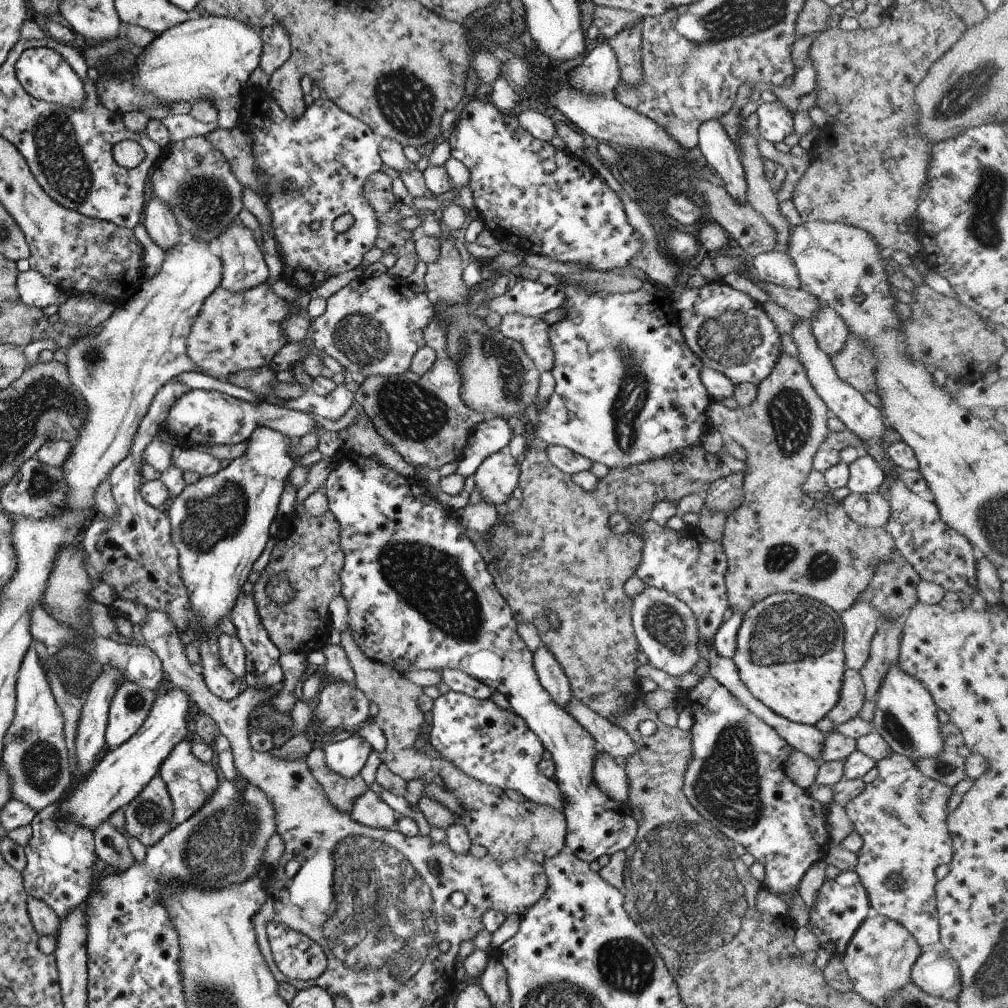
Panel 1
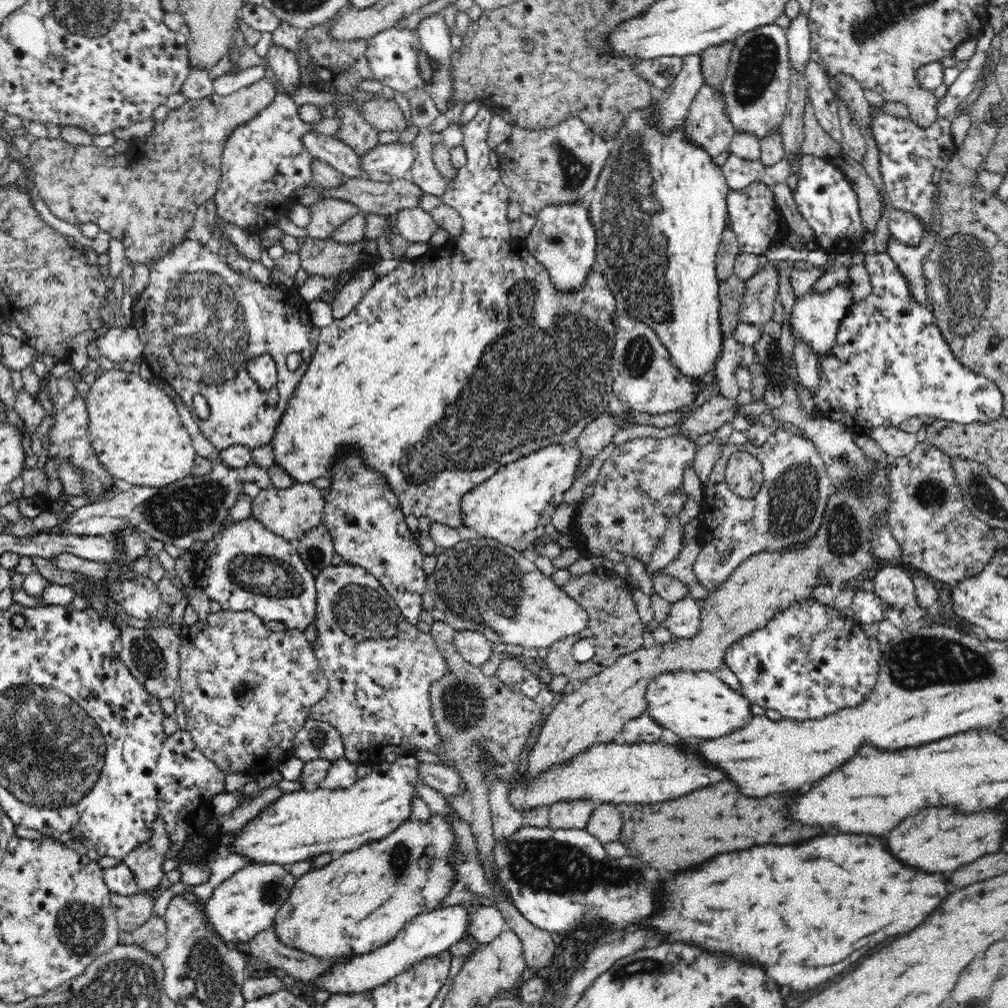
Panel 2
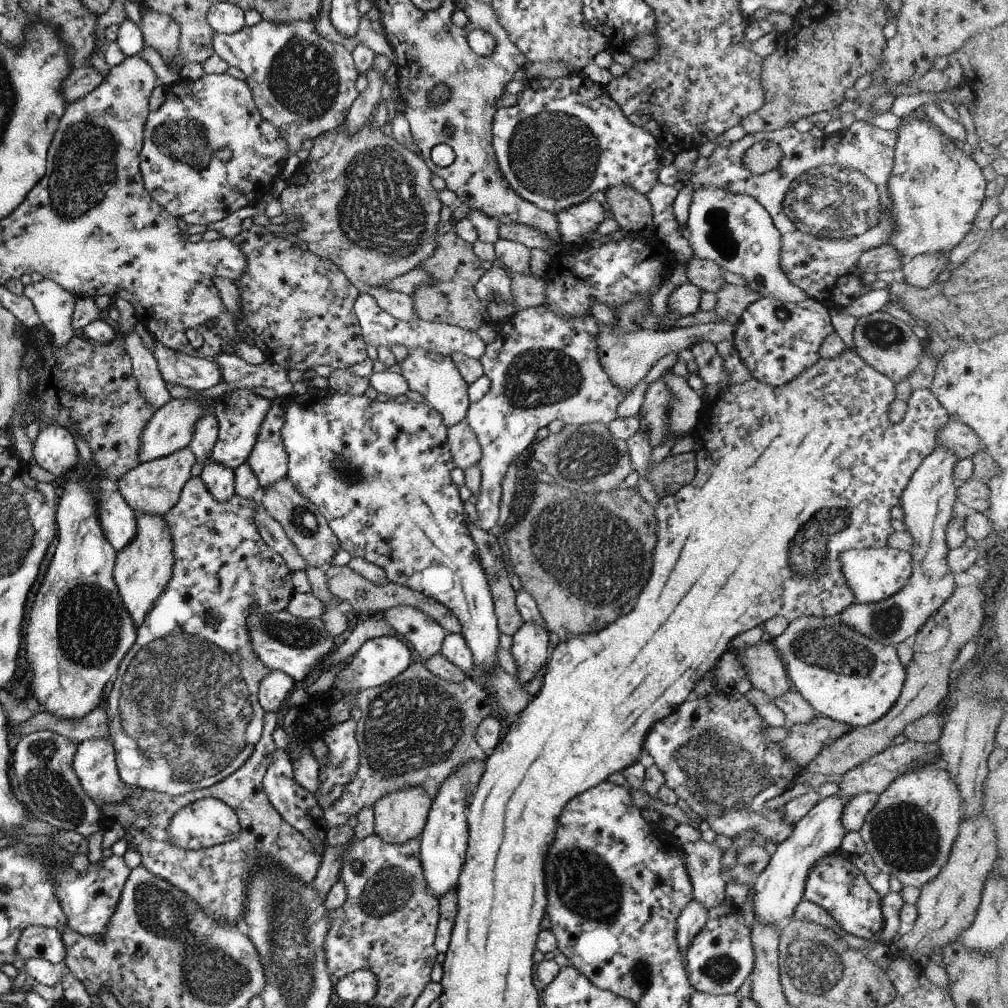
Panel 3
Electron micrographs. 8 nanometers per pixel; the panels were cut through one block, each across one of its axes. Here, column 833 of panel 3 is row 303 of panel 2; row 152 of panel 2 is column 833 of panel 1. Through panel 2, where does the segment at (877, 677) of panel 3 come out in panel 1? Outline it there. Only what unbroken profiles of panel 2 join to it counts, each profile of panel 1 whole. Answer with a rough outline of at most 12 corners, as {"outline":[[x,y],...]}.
{"outline":[[775,593],[742,616],[730,658],[779,716],[838,701],[840,615]]}

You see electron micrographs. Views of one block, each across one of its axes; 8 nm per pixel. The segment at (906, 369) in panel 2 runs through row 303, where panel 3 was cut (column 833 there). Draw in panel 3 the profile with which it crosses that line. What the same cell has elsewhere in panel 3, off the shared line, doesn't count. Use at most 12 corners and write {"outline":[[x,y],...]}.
{"outline":[[821,858],[803,897],[863,940],[882,930],[881,898],[851,858]]}

